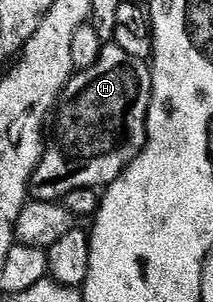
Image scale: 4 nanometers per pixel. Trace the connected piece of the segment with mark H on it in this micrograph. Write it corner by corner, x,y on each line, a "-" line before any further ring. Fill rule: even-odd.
113,42
108,43
101,58
93,66
76,71
67,83
66,99
58,105
53,116
55,133
52,136
50,133
46,141
43,157
31,179
30,195
36,200
59,202
69,194
69,190
102,189
117,180
147,144
147,115
152,94
150,63
141,58
133,58
133,54
125,54
125,50
121,50

